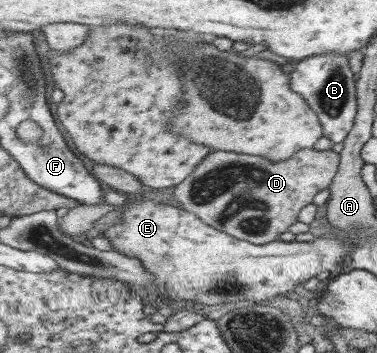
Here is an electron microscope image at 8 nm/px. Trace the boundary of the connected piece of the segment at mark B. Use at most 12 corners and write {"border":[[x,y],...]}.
{"border":[[349,55],[295,61],[293,91],[344,143],[359,110]]}

